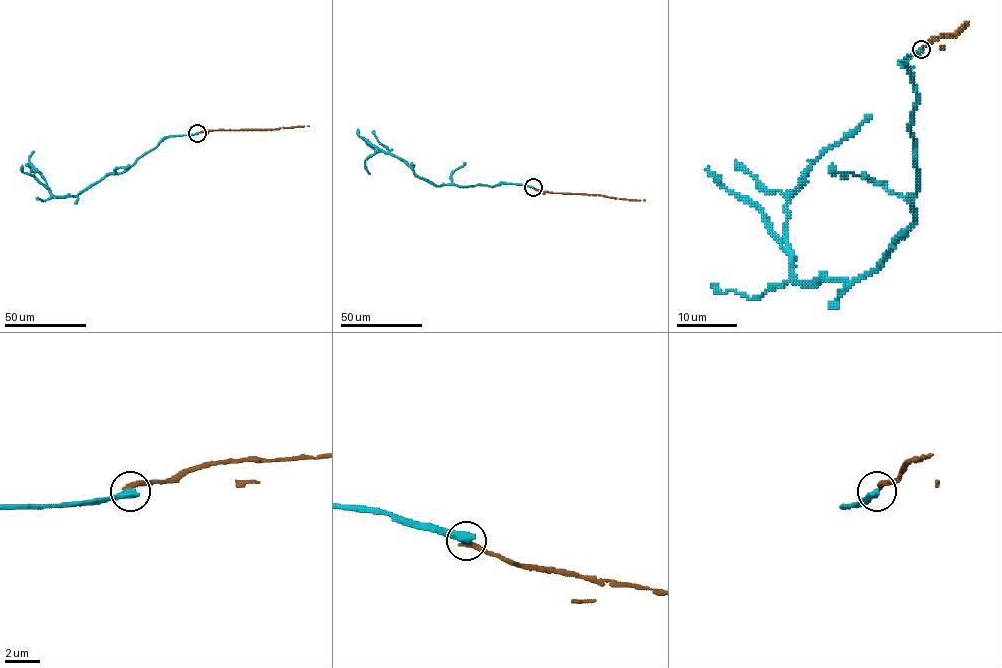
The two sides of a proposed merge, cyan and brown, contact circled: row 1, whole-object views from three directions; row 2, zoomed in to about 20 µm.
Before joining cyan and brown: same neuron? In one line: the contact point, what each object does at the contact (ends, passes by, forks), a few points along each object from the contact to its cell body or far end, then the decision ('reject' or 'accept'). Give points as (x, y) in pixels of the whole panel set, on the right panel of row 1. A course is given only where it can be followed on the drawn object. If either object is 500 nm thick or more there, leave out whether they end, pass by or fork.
place (921, 49); course cyan (922, 50), (905, 65), (916, 93), (914, 220), (870, 273), (798, 282), (786, 203), (804, 172), (870, 114); course brown (922, 48), (940, 36), (956, 34), (967, 21); reject

